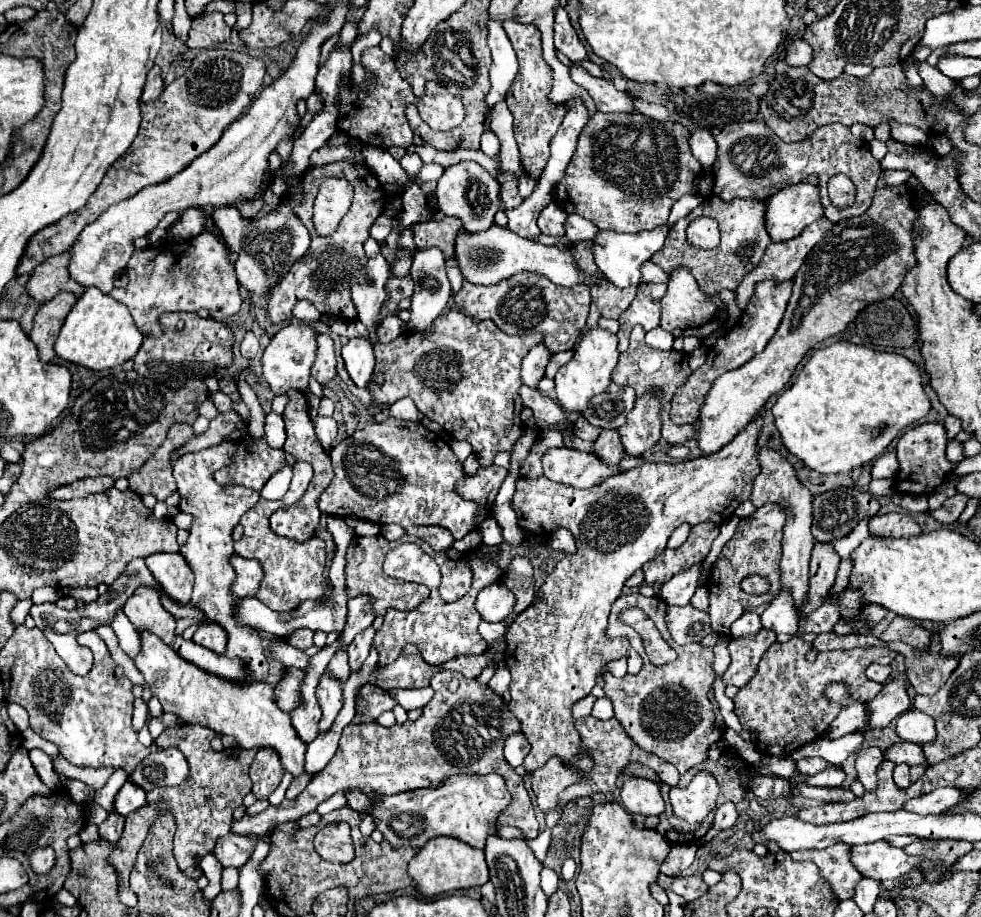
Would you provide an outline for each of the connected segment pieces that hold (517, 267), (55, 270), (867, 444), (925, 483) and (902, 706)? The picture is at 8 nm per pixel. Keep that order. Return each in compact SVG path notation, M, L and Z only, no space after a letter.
M498 224L490 226L490 230L482 230L480 234L466 234L466 230L460 230L454 244L454 256L460 268L460 274L470 284L498 284L516 272L538 272L550 278L558 286L576 286L584 284L582 272L578 272L572 254L568 250L560 250L558 246L544 246L534 240L518 238L512 230L502 228Z
M68 252L52 256L46 262L42 262L32 272L32 276L26 284L30 298L34 298L38 304L46 304L62 290L70 290L76 296L82 296L84 288L78 282L70 280L66 266L68 266Z
M836 342L824 350L816 350L798 372L794 384L778 396L772 408L784 446L820 474L850 472L876 460L906 426L918 422L930 410L932 404L924 392L922 372L916 362L896 352L878 352L850 342Z
M928 422L928 424L910 428L898 440L898 448L896 448L898 462L900 462L900 472L896 476L896 490L902 494L914 494L914 496L932 494L946 480L946 476L958 466L946 458L946 444L948 444L948 436L942 424Z
M894 678L890 684L884 684L884 690L868 702L872 710L866 728L884 728L894 718L910 708L910 698L906 692L906 678Z

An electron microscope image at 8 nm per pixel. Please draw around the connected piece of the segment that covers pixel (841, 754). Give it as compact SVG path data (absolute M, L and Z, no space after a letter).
M854 732L854 734L848 734L848 736L838 738L838 740L816 738L813 742L794 750L791 753L791 758L797 761L797 757L801 757L801 753L806 751L807 753L812 753L813 756L822 756L828 762L832 762L834 766L839 767L848 756L858 752L862 748L862 744L864 744L864 734L862 732Z

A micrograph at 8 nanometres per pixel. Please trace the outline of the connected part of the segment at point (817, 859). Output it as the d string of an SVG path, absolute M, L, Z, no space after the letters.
M834 844L822 850L796 850L790 852L790 856L796 862L814 862L840 900L852 898L856 884L862 880L862 874L858 874L850 862L850 846L846 844Z

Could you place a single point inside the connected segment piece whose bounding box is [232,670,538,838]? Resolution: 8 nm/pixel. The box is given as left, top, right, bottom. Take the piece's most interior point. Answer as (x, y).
(463, 728)

